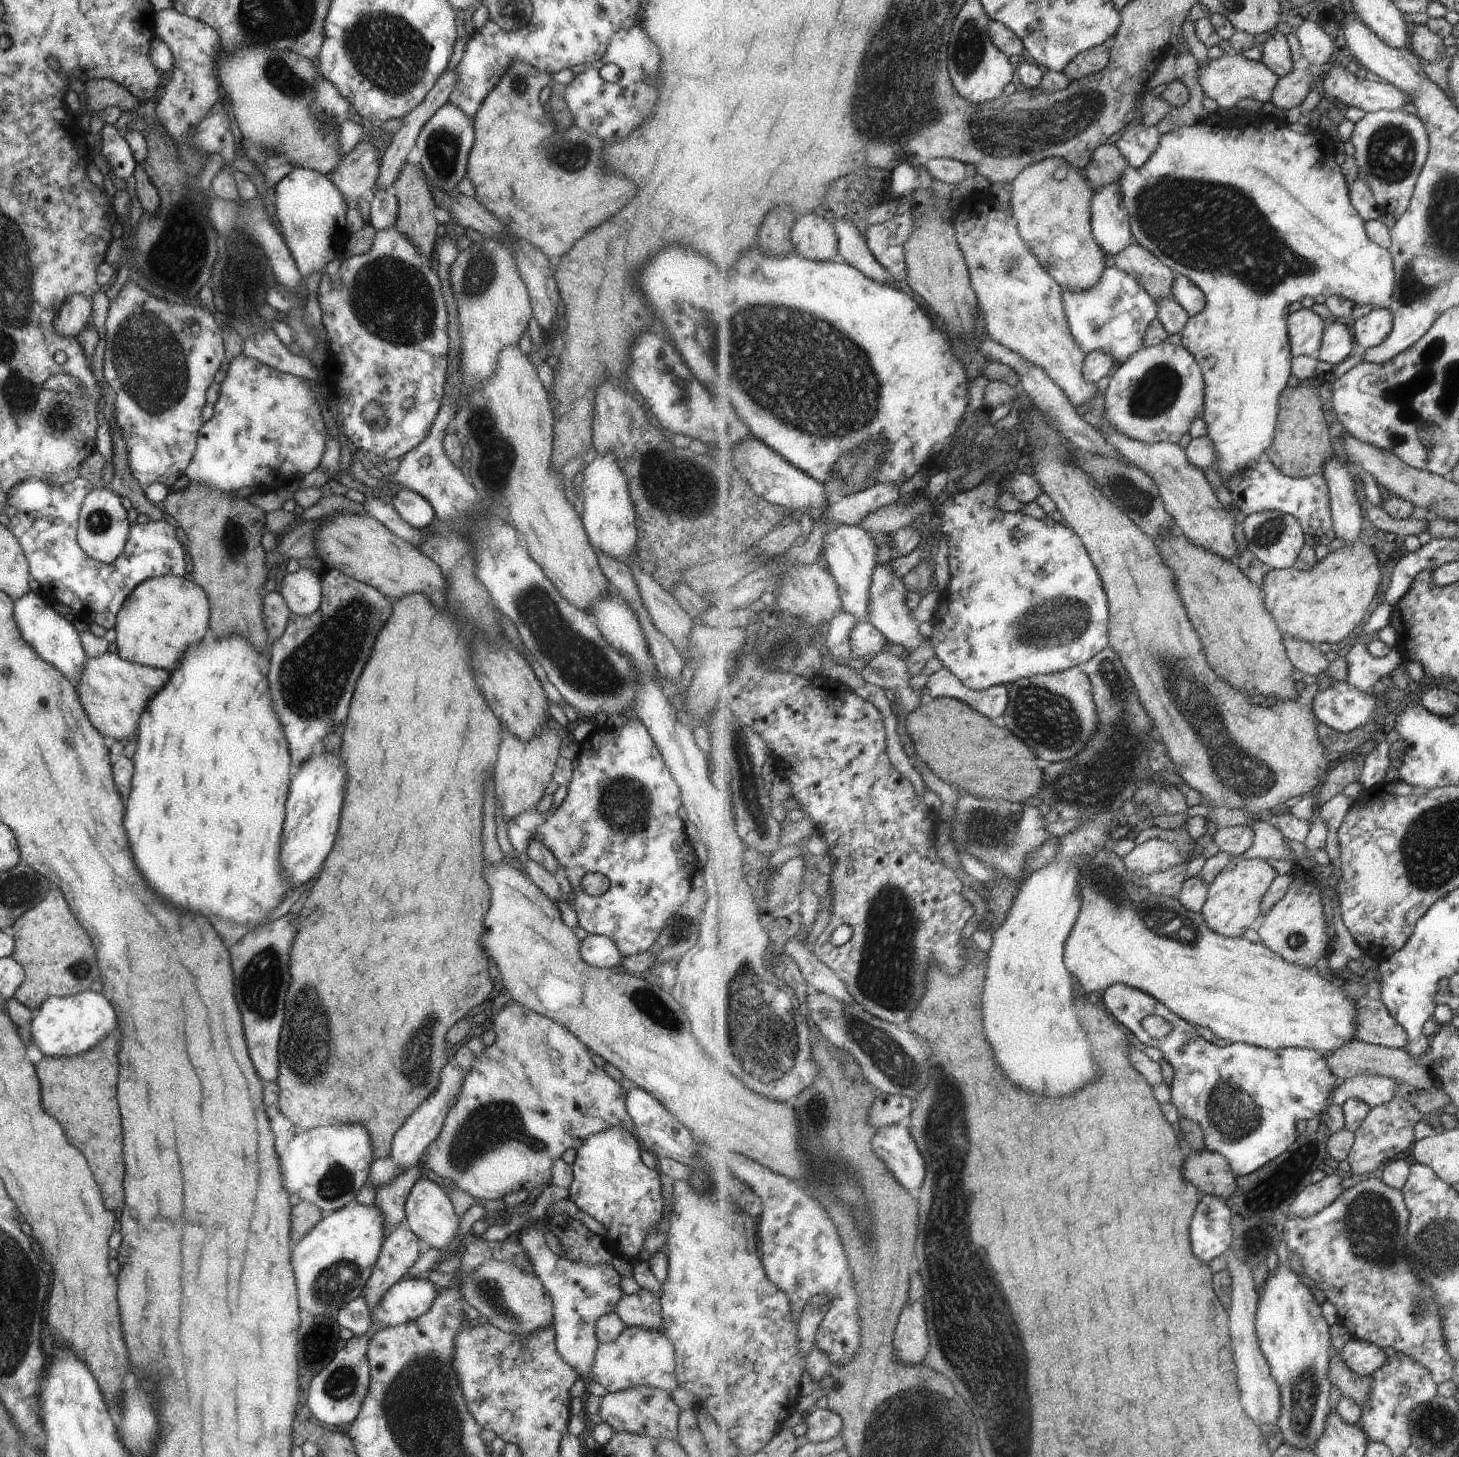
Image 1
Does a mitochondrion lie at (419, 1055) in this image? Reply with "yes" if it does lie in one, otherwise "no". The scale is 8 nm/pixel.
yes

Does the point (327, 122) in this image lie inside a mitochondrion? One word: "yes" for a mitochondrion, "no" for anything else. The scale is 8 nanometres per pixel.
no

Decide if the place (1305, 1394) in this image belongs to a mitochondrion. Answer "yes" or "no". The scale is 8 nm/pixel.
yes

